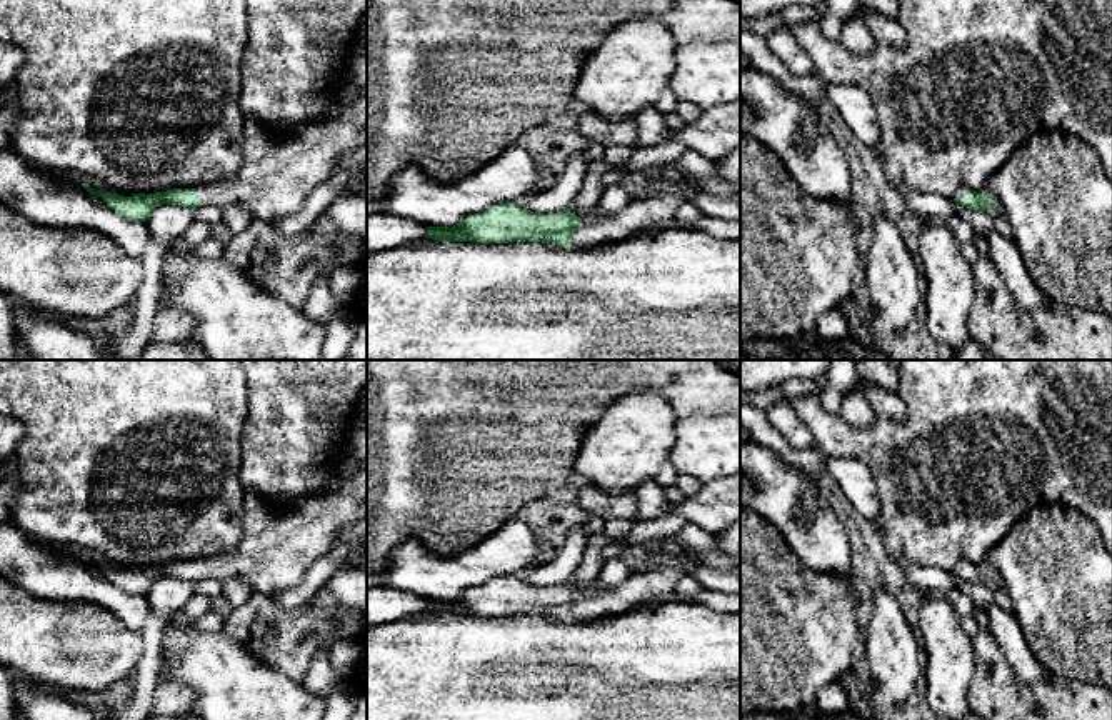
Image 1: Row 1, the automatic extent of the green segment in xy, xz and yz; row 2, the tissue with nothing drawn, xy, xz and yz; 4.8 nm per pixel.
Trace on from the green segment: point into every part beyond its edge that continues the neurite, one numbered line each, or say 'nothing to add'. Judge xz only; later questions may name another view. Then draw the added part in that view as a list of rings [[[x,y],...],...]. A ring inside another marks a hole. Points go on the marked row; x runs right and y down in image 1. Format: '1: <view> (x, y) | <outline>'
1: xz (596, 229) | [[[659,193],[654,198],[630,200],[622,210],[602,215],[599,207],[580,217],[570,248],[585,250],[635,235],[652,223],[674,218],[685,198],[675,193]]]

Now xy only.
1: xy (279, 172) | [[[367,93],[342,112],[297,127],[283,135],[245,117],[243,135],[243,162],[238,173],[225,182],[197,187],[195,193],[200,197],[202,205],[225,208],[232,203],[242,203],[250,220],[275,220],[293,215],[303,208],[313,187],[323,183],[338,170],[338,160],[345,153],[367,145]]]

